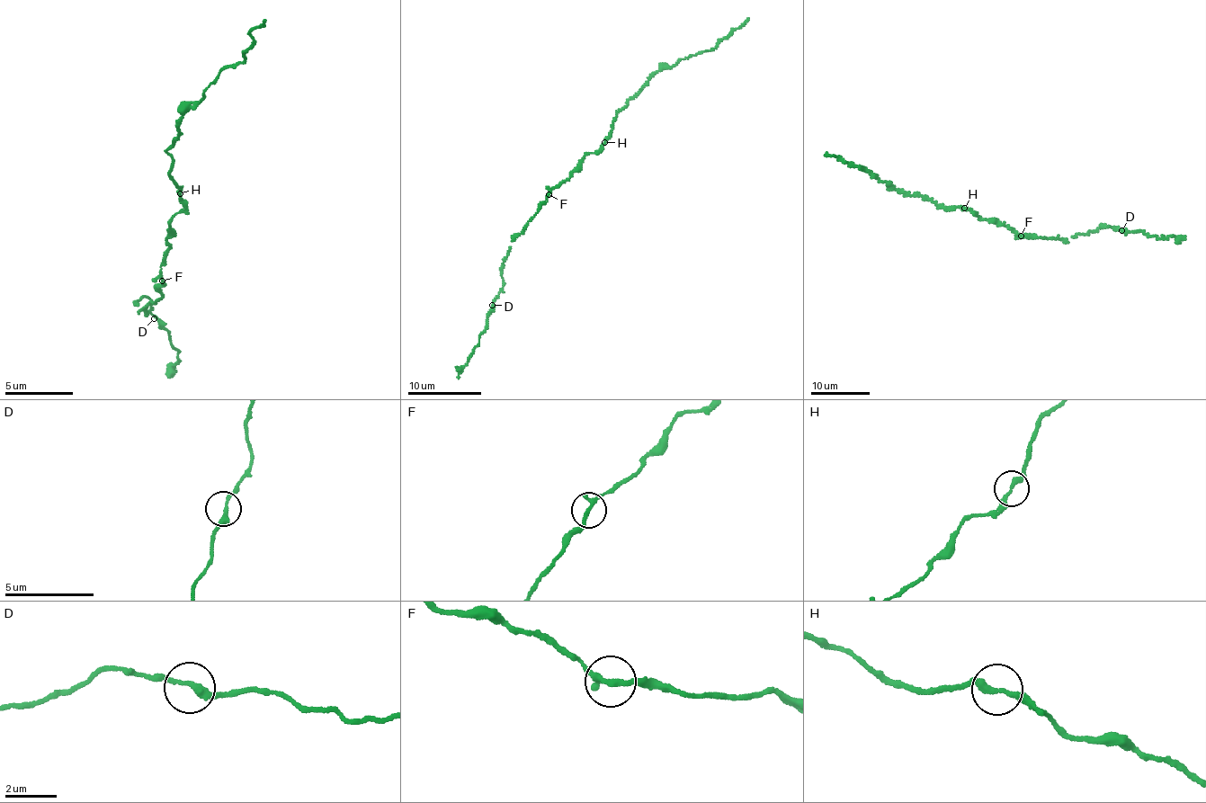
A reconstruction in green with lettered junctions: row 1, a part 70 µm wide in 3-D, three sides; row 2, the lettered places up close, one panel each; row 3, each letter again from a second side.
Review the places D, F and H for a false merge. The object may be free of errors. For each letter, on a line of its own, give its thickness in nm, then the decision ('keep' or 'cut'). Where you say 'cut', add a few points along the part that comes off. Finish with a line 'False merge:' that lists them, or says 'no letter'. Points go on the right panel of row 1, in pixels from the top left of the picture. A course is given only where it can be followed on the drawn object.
D: 240 nm thick; keep
F: 240 nm thick; keep
H: 240 nm thick; keep
False merge: no letter

